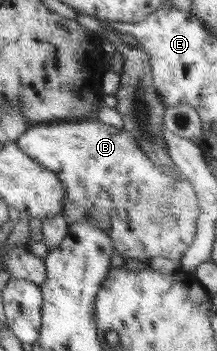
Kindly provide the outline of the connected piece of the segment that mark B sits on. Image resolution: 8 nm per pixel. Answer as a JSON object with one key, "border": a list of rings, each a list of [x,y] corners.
{"border":[[[86,118],[80,122],[61,120],[30,126],[17,145],[32,160],[55,172],[65,186],[64,219],[70,226],[87,220],[110,237],[114,253],[124,259],[151,261],[156,257],[181,260],[196,235],[196,222],[200,205],[190,181],[182,174],[179,179],[166,169],[157,167],[140,150],[136,139],[124,128],[104,124],[96,118]]]}

